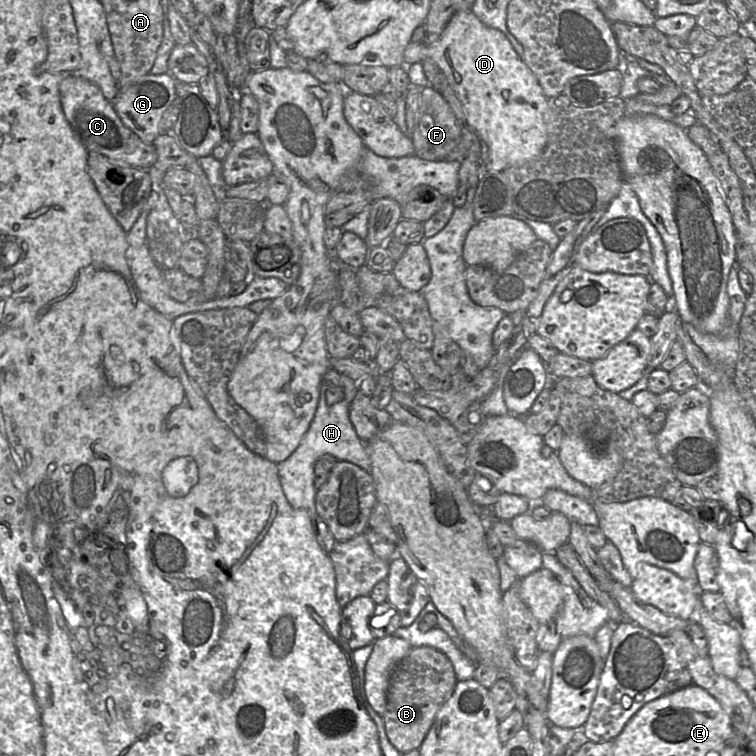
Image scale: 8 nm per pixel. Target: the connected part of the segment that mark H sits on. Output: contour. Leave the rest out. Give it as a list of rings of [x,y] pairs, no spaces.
[[[340,375],[344,399],[329,405],[326,401],[326,391],[329,386],[336,386],[328,380],[323,380],[320,387],[319,402],[313,420],[302,438],[297,449],[284,461],[277,464],[282,490],[289,504],[296,509],[306,510],[316,527],[318,515],[315,507],[317,489],[314,485],[314,465],[324,454],[331,454],[338,460],[349,461],[370,472],[371,460],[366,445],[358,437],[349,418],[350,404],[359,392],[358,381],[346,375]]]

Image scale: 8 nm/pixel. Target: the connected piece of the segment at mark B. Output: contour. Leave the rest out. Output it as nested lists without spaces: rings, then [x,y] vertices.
[[[429,646],[412,647],[393,669],[387,691],[384,728],[390,743],[402,754],[419,749],[436,713],[452,694],[458,680],[448,657]]]

